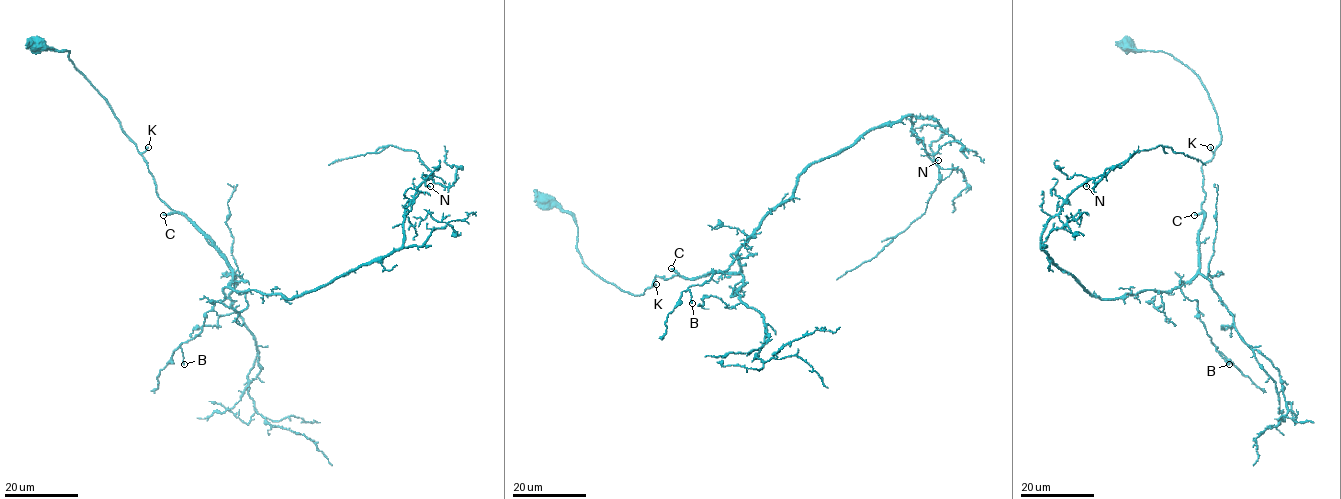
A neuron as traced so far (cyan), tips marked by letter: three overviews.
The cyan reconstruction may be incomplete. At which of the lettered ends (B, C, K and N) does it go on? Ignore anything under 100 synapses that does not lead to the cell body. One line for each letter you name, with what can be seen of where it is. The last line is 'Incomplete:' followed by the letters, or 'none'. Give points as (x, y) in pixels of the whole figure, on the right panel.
C: (1194, 215)
Incomplete: C

